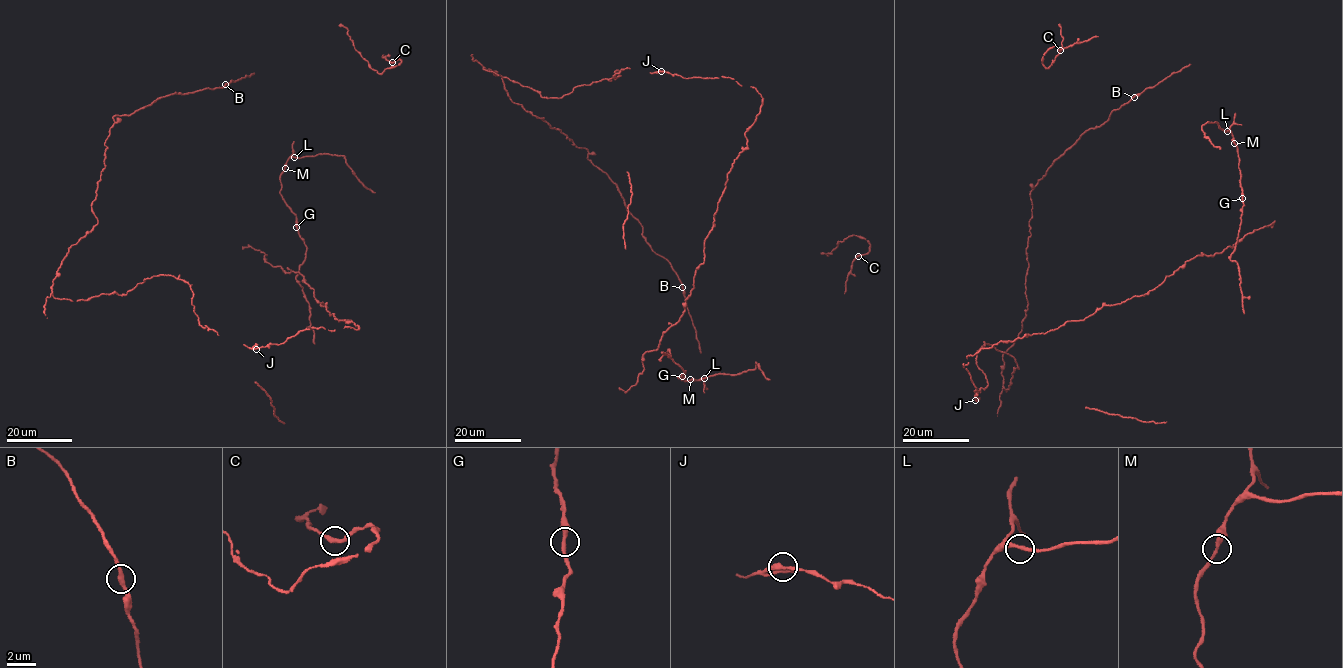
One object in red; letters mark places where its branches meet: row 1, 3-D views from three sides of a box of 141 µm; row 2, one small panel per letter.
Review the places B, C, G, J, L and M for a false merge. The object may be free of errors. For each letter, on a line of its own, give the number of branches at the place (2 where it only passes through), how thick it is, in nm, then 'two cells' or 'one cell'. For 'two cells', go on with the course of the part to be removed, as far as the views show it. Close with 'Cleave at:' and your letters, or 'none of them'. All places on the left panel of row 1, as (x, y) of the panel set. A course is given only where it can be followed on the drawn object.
B: branches 2; calibre 280 nm; one cell
C: branches 2; calibre 280 nm; one cell
G: branches 2; calibre 300 nm; one cell
J: branches 2; calibre 280 nm; one cell
L: branches 2; calibre 280 nm; one cell
M: branches 2; calibre 280 nm; one cell
Cleave at: none of them

